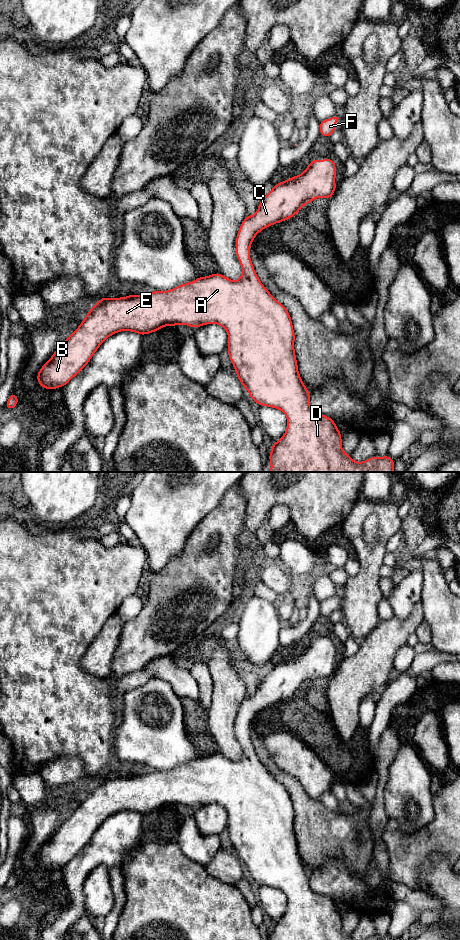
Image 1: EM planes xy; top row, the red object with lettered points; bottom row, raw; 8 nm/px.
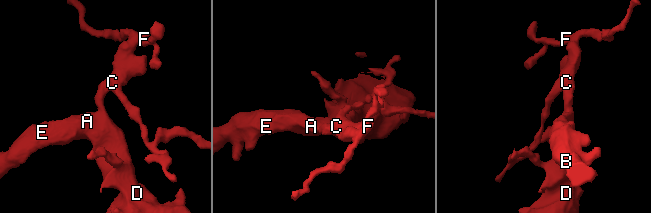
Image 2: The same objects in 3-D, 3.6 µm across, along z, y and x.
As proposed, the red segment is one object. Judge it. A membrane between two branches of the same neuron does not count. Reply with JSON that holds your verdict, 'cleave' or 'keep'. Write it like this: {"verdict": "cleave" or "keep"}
{"verdict": "keep"}

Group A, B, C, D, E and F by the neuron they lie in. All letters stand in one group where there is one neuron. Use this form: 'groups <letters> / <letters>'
groups A B C D E F

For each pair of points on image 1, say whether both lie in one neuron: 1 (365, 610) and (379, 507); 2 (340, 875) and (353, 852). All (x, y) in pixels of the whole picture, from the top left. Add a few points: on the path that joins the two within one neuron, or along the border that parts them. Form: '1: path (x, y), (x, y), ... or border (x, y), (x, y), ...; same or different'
1: path (365, 584), (371, 558), (382, 541), (382, 533); same
2: border (322, 865), (340, 858), (348, 869), (364, 879); different

